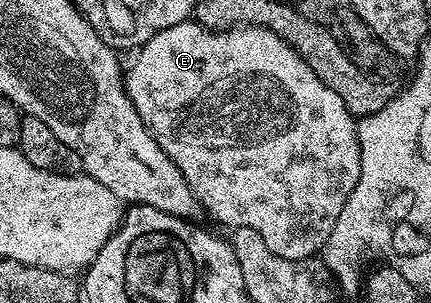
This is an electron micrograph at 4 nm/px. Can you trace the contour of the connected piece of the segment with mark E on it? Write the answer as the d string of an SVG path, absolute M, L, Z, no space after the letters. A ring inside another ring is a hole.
M188 19L177 23L173 27L169 27L165 31L157 31L151 38L134 54L135 62L131 65L131 70L126 70L125 84L127 86L127 94L133 103L133 107L137 107L137 115L141 115L141 123L145 123L145 127L153 135L153 139L165 151L165 155L169 155L169 159L173 161L177 168L181 171L181 175L185 177L185 183L189 183L189 187L193 191L193 195L199 200L200 206L204 210L207 209L220 221L221 224L227 225L231 229L240 229L241 227L253 227L253 231L257 231L257 235L261 235L261 239L265 243L265 247L269 247L269 251L273 251L273 255L281 255L285 259L293 259L294 261L306 261L314 258L316 254L322 250L325 242L329 239L329 235L333 231L333 227L337 223L337 219L341 215L341 211L345 207L345 203L349 199L349 195L353 191L353 187L357 187L359 182L359 171L361 169L361 151L359 150L359 130L357 128L356 118L351 116L350 111L345 107L345 103L341 99L341 95L337 95L337 91L333 91L329 87L325 87L325 83L321 83L321 79L317 79L317 75L313 75L313 69L309 67L309 63L305 63L305 59L301 59L301 55L289 43L285 43L285 39L281 39L268 29L263 29L259 25L241 25L233 29L221 29L212 31L204 29L198 21Z

